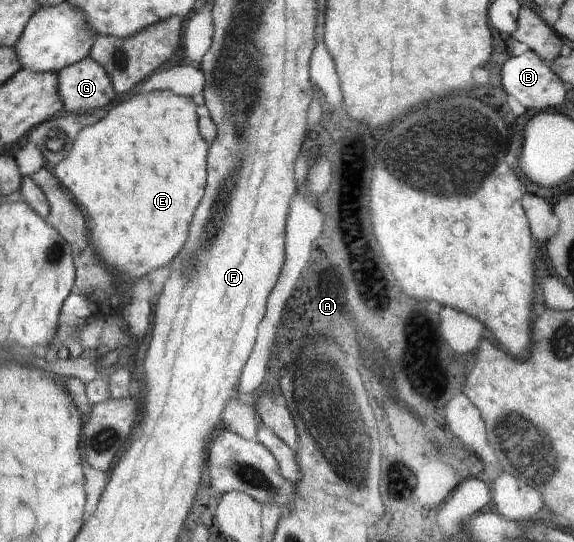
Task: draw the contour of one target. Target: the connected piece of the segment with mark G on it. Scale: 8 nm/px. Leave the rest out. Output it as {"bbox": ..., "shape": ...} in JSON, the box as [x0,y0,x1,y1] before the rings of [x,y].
{"bbox":[58,55,116,114],"shape":[[[91,55],[58,72],[59,89],[64,101],[64,113],[85,114],[90,109],[100,109],[116,97],[116,89],[103,68]]]}

